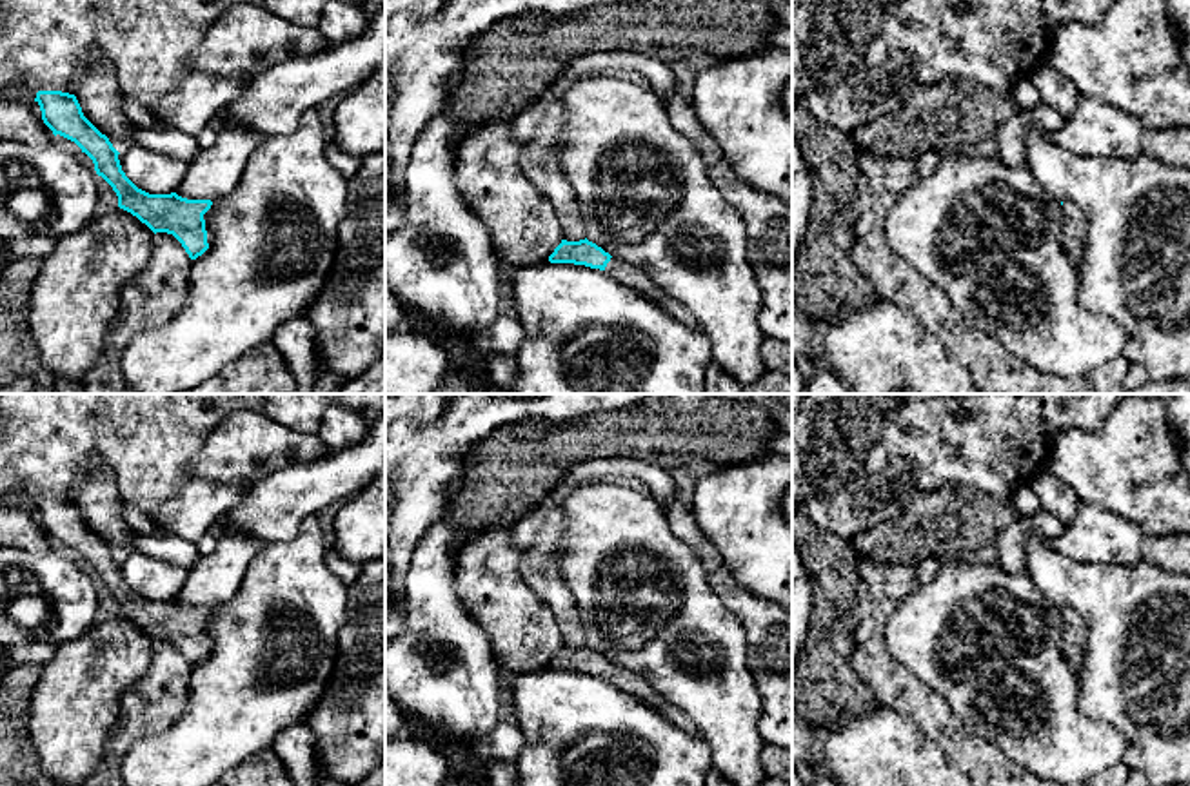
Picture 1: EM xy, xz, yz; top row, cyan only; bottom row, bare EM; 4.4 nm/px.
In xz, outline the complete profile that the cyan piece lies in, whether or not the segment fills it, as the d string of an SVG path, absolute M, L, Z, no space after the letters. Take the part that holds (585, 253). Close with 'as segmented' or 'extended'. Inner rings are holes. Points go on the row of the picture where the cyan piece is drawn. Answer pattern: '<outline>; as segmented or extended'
M587 238L580 241L561 240L561 243L549 256L549 261L600 269L607 272L610 278L638 290L641 296L656 301L676 319L679 319L685 327L699 330L699 323L694 319L694 316L683 305L678 305L674 300L663 294L638 267L612 258L609 252L605 252L601 247L589 241Z; extended

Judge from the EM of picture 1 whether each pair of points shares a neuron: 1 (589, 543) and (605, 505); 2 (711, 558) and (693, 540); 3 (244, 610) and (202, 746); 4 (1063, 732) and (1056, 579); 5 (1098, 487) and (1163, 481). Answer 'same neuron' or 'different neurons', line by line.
1: same neuron
2: same neuron
3: same neuron
4: different neurons
5: same neuron

